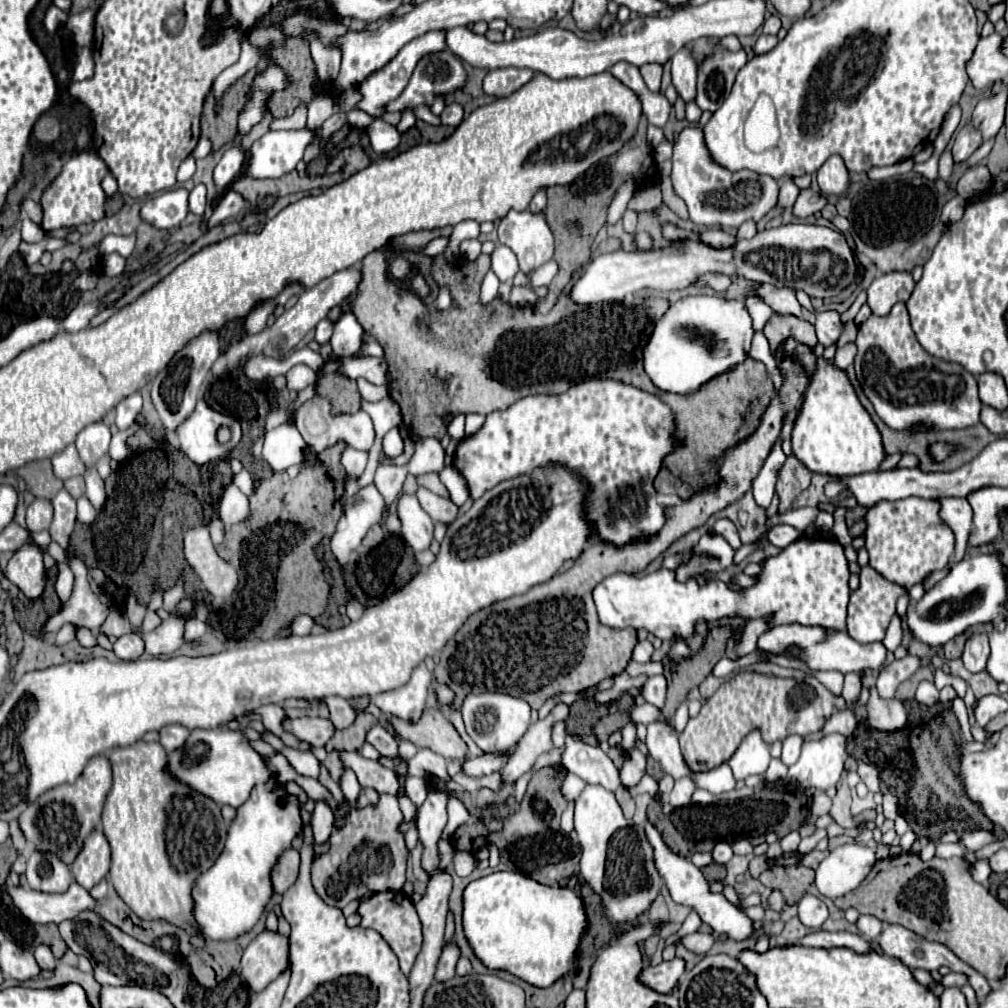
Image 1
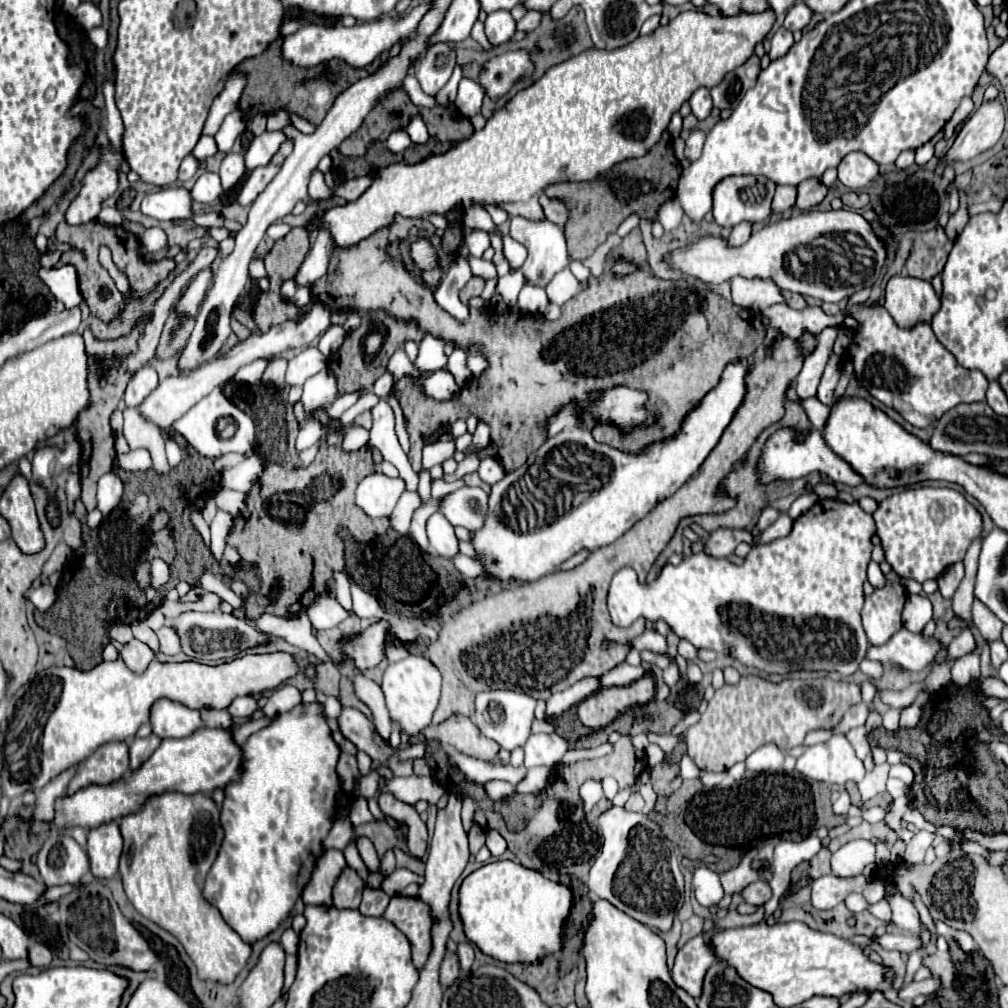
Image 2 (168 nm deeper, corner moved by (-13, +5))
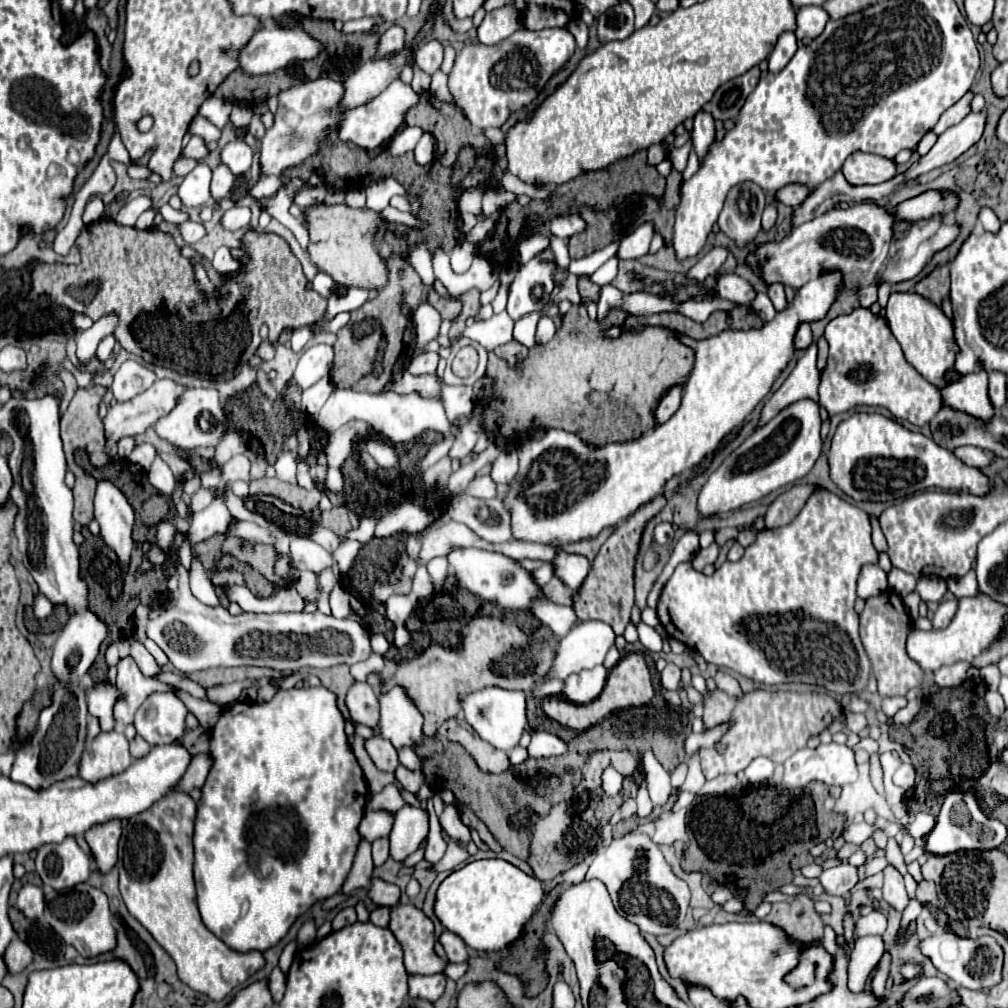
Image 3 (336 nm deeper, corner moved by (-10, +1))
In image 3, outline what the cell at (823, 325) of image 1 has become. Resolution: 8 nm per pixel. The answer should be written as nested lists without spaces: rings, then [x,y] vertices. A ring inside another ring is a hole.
[[[811,344],[805,350],[805,354],[797,360],[797,366],[787,376],[787,380],[781,384],[781,388],[773,392],[771,398],[765,402],[761,416],[759,416],[759,426],[765,426],[779,410],[783,410],[785,406],[801,398],[817,400],[817,388],[819,388],[821,374],[815,366],[815,360],[817,360],[817,346]]]

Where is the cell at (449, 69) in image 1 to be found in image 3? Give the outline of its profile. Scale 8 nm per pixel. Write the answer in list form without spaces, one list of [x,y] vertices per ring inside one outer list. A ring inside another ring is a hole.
[[[439,40],[425,42],[415,54],[415,62],[423,72],[427,72],[431,76],[435,70],[439,70],[439,66],[443,62],[443,44]]]

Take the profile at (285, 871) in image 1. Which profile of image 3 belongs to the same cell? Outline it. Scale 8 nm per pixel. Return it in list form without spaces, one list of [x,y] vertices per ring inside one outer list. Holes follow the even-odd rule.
[[[367,810],[359,824],[359,834],[367,838],[367,842],[389,836],[393,826],[393,816],[395,814],[389,810]]]

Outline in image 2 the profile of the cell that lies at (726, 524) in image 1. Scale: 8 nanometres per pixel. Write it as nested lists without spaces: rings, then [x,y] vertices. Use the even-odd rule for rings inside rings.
[[[718,528],[710,534],[710,540],[706,540],[706,554],[716,558],[728,558],[738,542],[752,544],[752,534],[748,530],[738,528]]]

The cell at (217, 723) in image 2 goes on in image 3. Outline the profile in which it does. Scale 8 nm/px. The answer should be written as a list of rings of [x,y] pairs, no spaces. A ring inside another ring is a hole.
[[[123,658],[117,664],[117,668],[119,668],[119,674],[117,674],[115,686],[119,690],[119,702],[115,702],[113,718],[115,718],[117,728],[123,728],[133,722],[135,710],[151,692],[163,692],[171,688],[153,678],[143,676],[133,658]]]

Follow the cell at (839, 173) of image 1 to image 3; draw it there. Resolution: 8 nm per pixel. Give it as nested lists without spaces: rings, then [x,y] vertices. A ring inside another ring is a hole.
[[[851,154],[843,164],[843,174],[851,184],[879,184],[897,174],[895,160],[879,158],[877,154]]]

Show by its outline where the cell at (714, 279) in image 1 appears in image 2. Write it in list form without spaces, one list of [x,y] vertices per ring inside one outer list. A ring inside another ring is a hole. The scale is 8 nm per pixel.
[[[742,278],[732,280],[732,300],[736,306],[750,310],[764,310],[772,304],[786,304],[782,290],[770,278]]]

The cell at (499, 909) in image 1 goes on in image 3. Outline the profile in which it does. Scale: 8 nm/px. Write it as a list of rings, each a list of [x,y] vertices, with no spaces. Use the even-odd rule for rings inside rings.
[[[473,860],[451,872],[437,888],[433,912],[439,922],[459,934],[465,944],[479,952],[499,952],[519,938],[533,910],[543,902],[545,892],[537,878],[521,872],[517,866],[501,860]]]

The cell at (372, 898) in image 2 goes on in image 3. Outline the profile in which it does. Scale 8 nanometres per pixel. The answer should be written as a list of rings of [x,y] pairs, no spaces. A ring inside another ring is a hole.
[[[379,906],[371,912],[371,922],[379,928],[387,928],[387,922],[389,922],[389,908],[385,906]]]

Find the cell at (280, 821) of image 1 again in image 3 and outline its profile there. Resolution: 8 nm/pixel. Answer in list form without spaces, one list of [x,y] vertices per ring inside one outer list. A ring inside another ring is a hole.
[[[305,686],[305,688],[291,688],[291,690],[279,690],[269,702],[233,702],[233,704],[227,704],[217,720],[217,724],[211,728],[209,732],[209,756],[213,760],[213,766],[209,768],[209,774],[207,774],[207,780],[205,784],[201,786],[201,800],[197,804],[197,818],[195,818],[195,832],[193,832],[193,856],[195,856],[195,884],[197,884],[197,904],[199,904],[199,912],[201,912],[201,918],[203,918],[203,924],[217,936],[221,938],[229,948],[237,950],[237,952],[251,952],[251,950],[259,950],[259,952],[265,952],[273,946],[279,944],[279,940],[289,932],[291,924],[303,914],[307,912],[315,902],[319,900],[325,900],[333,894],[337,894],[345,882],[345,878],[349,876],[349,870],[353,866],[353,858],[355,858],[355,852],[357,852],[357,846],[361,842],[361,836],[359,836],[359,822],[361,822],[361,816],[363,816],[363,810],[365,810],[365,804],[367,804],[367,796],[369,796],[369,790],[367,790],[367,782],[363,778],[363,770],[351,750],[351,744],[347,742],[347,734],[345,734],[345,718],[337,706],[337,696],[323,688],[323,686],[317,686],[317,688],[311,688],[311,686]],[[281,804],[289,804],[297,810],[297,814],[301,816],[303,820],[303,826],[305,826],[305,846],[299,850],[299,854],[295,854],[295,858],[287,858],[287,862],[283,862],[283,866],[279,866],[279,862],[275,862],[275,870],[263,870],[263,866],[251,866],[251,856],[247,854],[247,828],[245,828],[245,822],[247,818],[255,812],[253,806],[257,810],[263,810],[263,808],[275,808],[275,806],[281,806]]]

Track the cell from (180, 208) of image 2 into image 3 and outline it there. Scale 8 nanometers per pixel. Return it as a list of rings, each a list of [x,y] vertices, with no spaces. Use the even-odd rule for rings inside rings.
[[[139,196],[139,198],[127,202],[127,204],[119,210],[119,214],[115,216],[115,222],[117,222],[117,224],[123,224],[123,226],[133,226],[133,224],[137,222],[137,216],[139,216],[141,212],[145,212],[149,206],[153,206],[151,200],[149,200],[147,196]]]

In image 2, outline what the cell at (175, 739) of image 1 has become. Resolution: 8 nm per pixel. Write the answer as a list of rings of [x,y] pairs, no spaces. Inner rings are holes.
[[[158,700],[152,706],[150,722],[154,726],[154,734],[160,738],[186,738],[202,726],[202,718],[196,710],[172,700]]]

